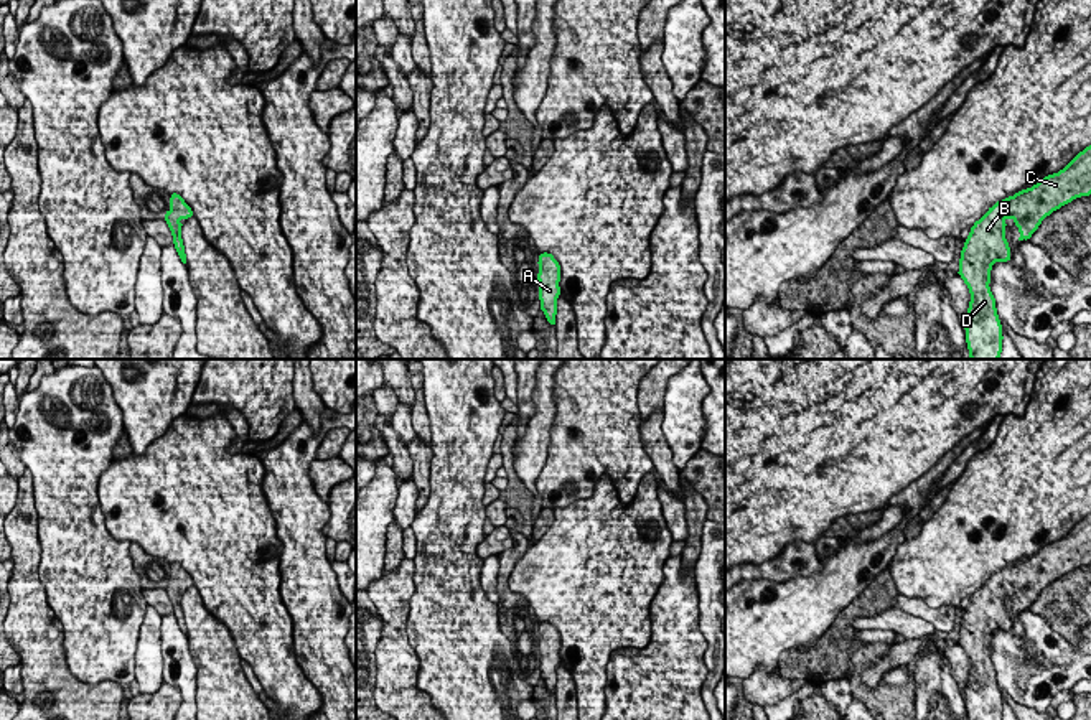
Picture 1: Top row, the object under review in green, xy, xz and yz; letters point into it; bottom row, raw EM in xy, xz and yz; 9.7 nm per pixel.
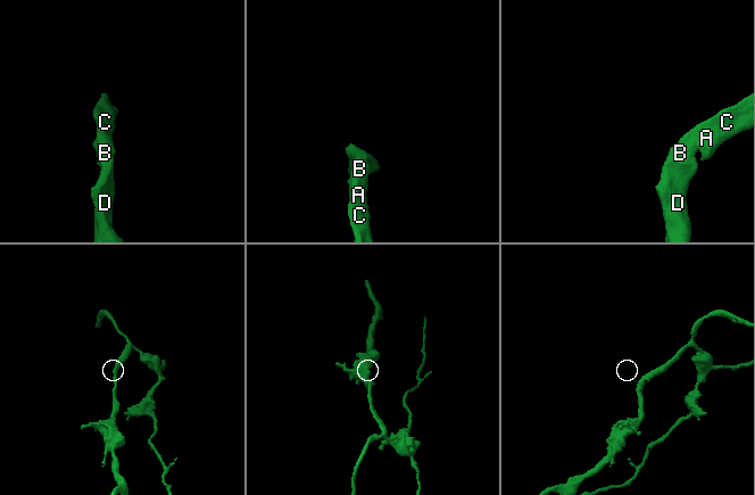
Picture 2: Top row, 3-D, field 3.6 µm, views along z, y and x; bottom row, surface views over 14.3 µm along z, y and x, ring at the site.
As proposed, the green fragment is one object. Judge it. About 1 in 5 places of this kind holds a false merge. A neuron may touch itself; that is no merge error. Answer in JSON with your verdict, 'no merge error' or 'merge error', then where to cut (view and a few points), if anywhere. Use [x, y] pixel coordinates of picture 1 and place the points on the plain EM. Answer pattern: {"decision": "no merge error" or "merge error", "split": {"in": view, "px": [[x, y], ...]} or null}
{"decision": "no merge error", "split": null}

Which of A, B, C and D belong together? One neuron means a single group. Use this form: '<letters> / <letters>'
A B C D

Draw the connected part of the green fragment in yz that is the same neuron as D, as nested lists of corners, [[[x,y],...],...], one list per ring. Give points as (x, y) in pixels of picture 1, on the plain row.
[[[1091,514],[1079,521],[1063,539],[1048,544],[1032,557],[997,570],[974,591],[964,611],[959,628],[959,644],[969,657],[971,671],[964,689],[966,712],[969,720],[1002,720],[1002,694],[990,661],[990,639],[995,631],[1010,629],[1010,616],[1005,608],[1005,590],[1012,588],[1018,596],[1018,610],[1027,610],[1038,598],[1042,590],[1053,580],[1076,567],[1091,563]]]

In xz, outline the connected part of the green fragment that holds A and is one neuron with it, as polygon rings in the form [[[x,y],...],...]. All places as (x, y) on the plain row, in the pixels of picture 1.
[[[541,623],[539,624],[539,669],[541,669],[541,679],[544,680],[547,690],[550,694],[555,694],[555,684],[557,684],[557,667],[560,664],[560,634],[554,628],[552,623]]]

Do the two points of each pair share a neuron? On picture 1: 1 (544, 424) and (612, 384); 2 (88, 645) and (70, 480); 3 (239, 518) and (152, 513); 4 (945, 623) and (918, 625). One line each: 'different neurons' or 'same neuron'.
1: different neurons
2: same neuron
3: same neuron
4: different neurons

